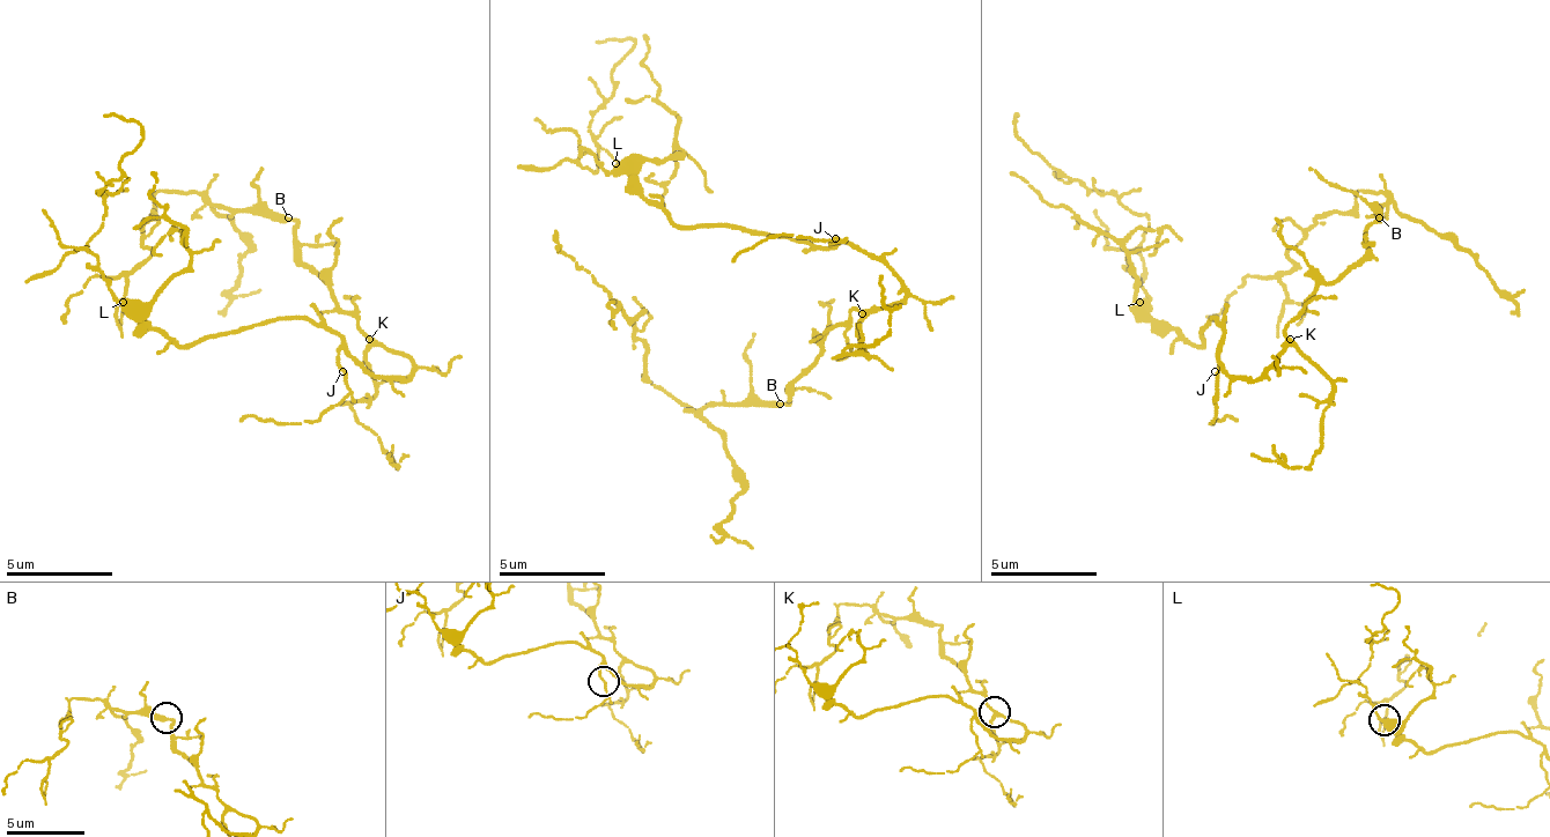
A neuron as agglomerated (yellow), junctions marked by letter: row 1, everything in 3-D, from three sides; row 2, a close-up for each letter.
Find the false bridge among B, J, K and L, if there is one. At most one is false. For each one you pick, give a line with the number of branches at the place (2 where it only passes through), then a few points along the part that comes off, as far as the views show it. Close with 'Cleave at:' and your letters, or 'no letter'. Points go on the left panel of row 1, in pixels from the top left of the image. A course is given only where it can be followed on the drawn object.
Cleave at: no letter

